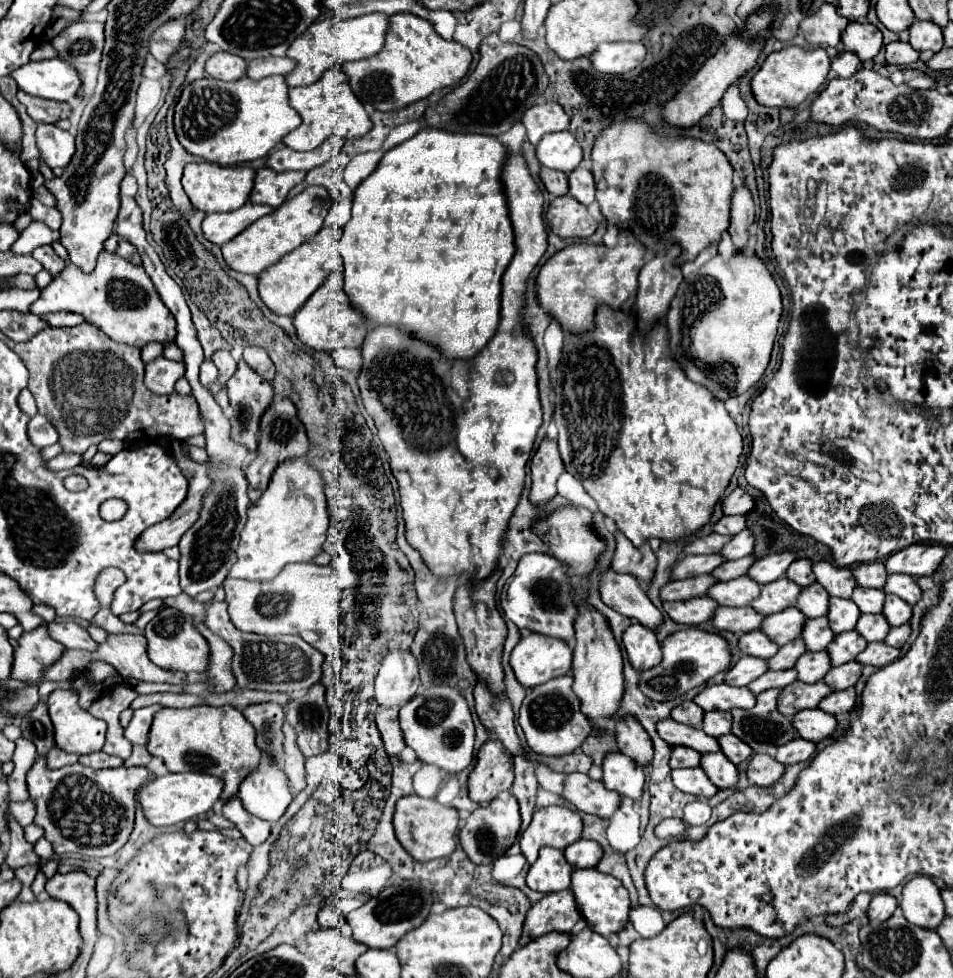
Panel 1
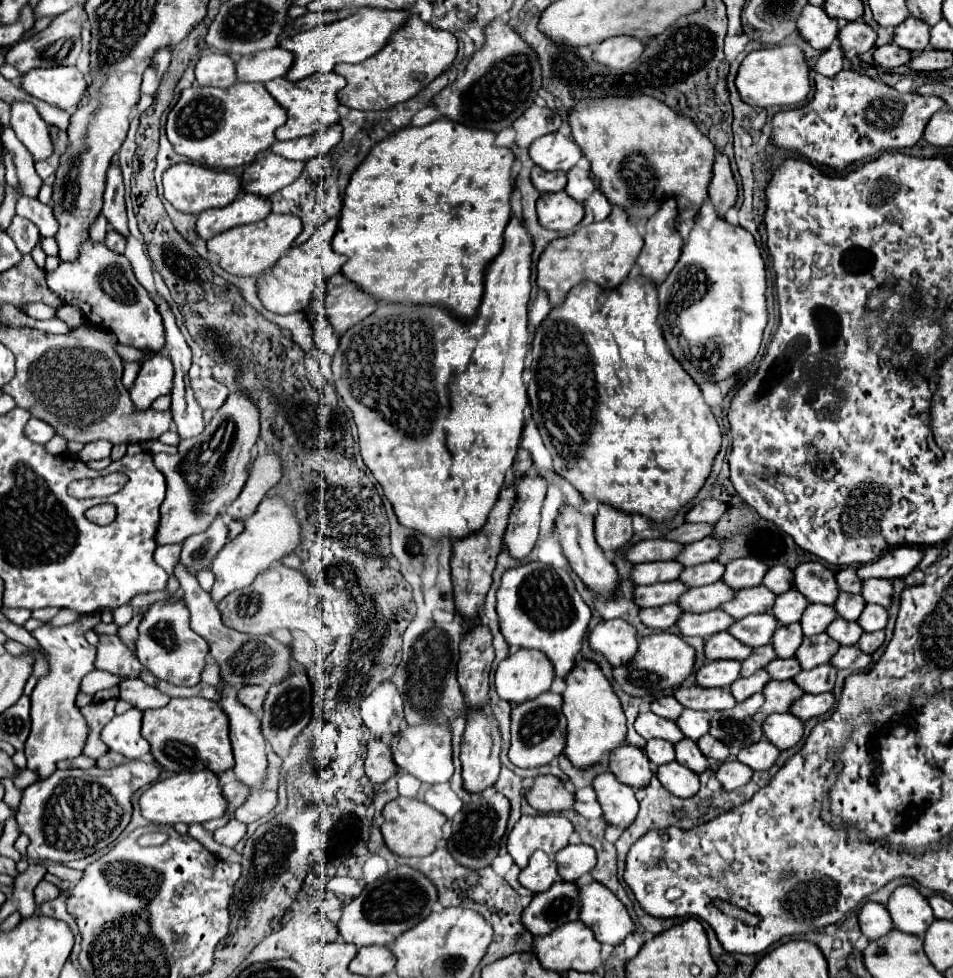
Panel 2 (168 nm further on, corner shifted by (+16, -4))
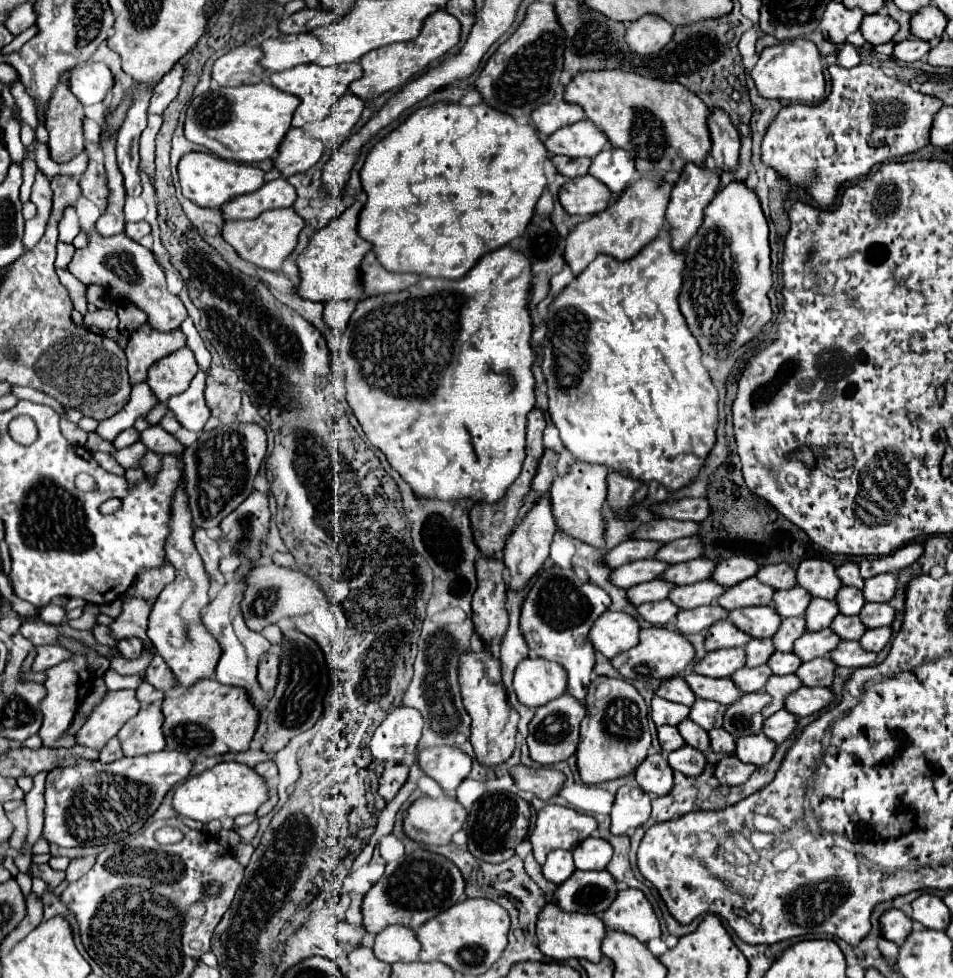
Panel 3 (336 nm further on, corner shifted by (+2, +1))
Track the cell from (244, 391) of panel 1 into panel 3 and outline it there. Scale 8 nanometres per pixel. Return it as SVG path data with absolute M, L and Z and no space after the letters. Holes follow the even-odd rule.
M236 422L202 432L200 438L184 450L186 492L190 498L192 520L196 526L210 530L230 514L254 490L252 482L266 454L266 432L258 424Z

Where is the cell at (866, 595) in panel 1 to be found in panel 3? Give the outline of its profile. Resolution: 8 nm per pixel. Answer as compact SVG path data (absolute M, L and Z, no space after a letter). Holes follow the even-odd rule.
M842 586L838 590L838 594L836 594L836 604L840 608L840 614L844 614L844 616L858 614L862 610L864 602L866 600L864 600L862 592L858 588L854 588L854 586Z

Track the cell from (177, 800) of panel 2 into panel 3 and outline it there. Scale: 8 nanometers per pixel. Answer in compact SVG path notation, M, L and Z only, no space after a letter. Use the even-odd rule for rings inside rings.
M220 762L200 776L190 776L174 792L174 810L180 816L200 820L202 824L238 814L254 814L268 800L266 778L254 774L254 768L240 762Z

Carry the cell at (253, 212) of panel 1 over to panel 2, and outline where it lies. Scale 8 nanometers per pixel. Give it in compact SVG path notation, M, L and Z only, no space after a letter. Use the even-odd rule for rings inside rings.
M242 193L236 201L232 201L224 209L208 209L198 215L196 221L196 233L208 241L214 235L220 235L232 227L248 225L262 221L270 213L270 201L262 199L258 195Z

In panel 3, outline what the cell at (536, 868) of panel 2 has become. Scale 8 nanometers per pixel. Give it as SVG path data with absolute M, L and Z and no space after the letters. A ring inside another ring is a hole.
M552 850L548 854L546 864L542 866L544 876L554 884L562 884L574 870L576 866L574 866L570 850Z

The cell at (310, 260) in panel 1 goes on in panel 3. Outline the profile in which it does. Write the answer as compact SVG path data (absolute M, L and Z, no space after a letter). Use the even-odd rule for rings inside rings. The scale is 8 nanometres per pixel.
M354 202L346 212L338 218L330 220L328 226L318 230L308 248L298 256L300 268L300 286L298 294L302 298L314 302L328 302L328 300L360 300L364 294L364 286L360 280L360 262L364 254L372 248L370 242L358 236L358 214L362 210L362 202Z

